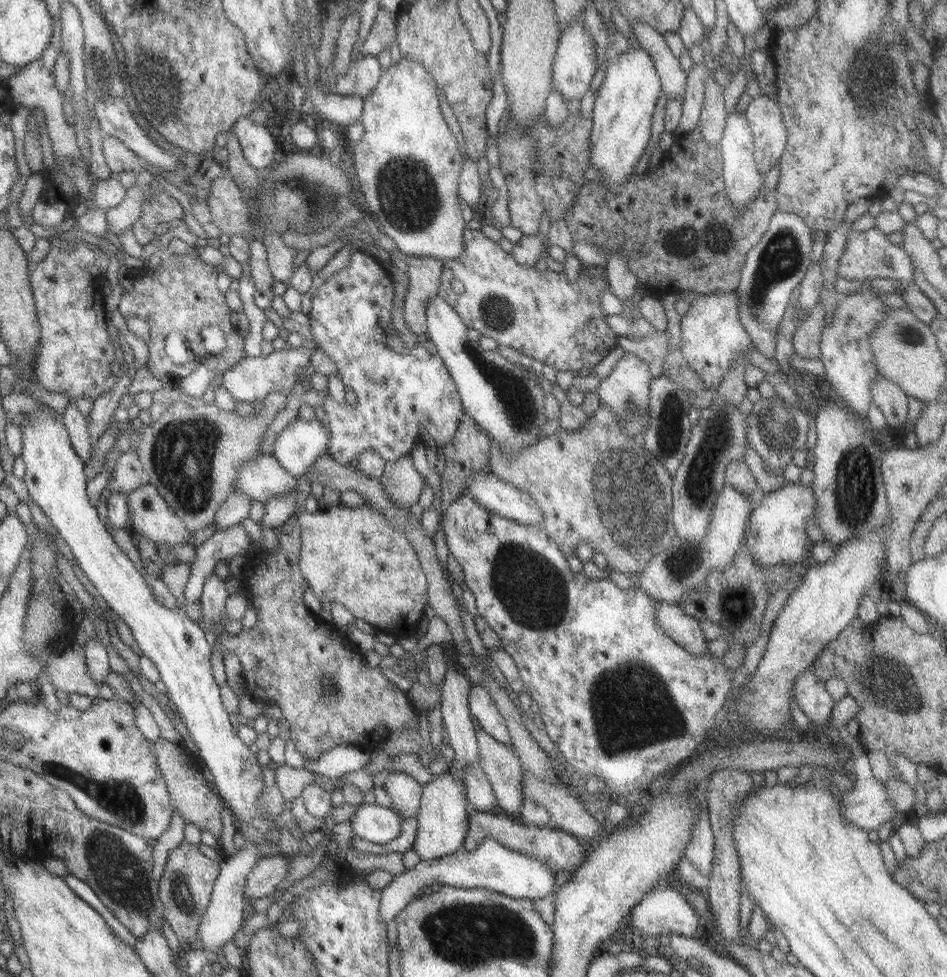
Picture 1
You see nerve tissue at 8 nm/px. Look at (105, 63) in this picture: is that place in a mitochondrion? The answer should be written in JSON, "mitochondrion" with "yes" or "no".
{"mitochondrion":"yes"}

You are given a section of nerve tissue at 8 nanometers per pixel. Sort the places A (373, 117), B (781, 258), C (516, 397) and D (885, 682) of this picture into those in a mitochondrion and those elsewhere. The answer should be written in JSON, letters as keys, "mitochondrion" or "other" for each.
{"A":"other","B":"mitochondrion","C":"mitochondrion","D":"mitochondrion"}

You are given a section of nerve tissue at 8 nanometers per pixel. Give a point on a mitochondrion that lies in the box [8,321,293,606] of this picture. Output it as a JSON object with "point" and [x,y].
{"point":[182,459]}

